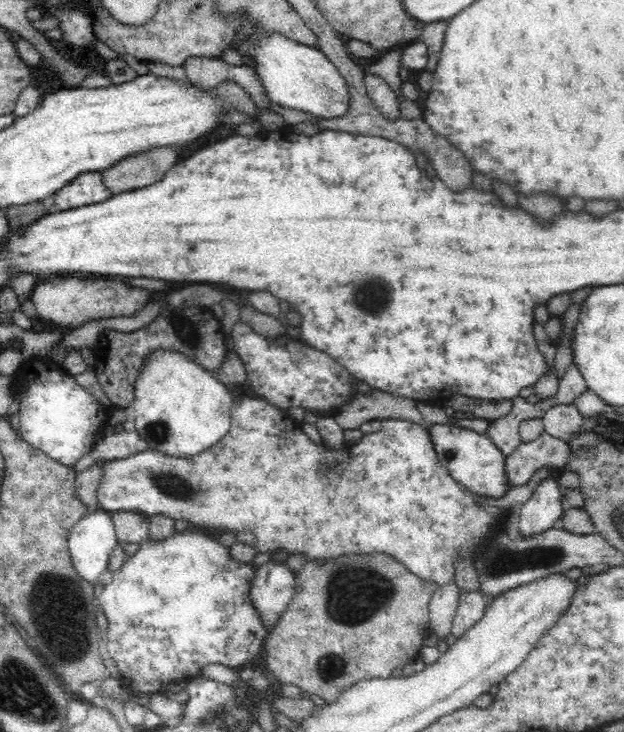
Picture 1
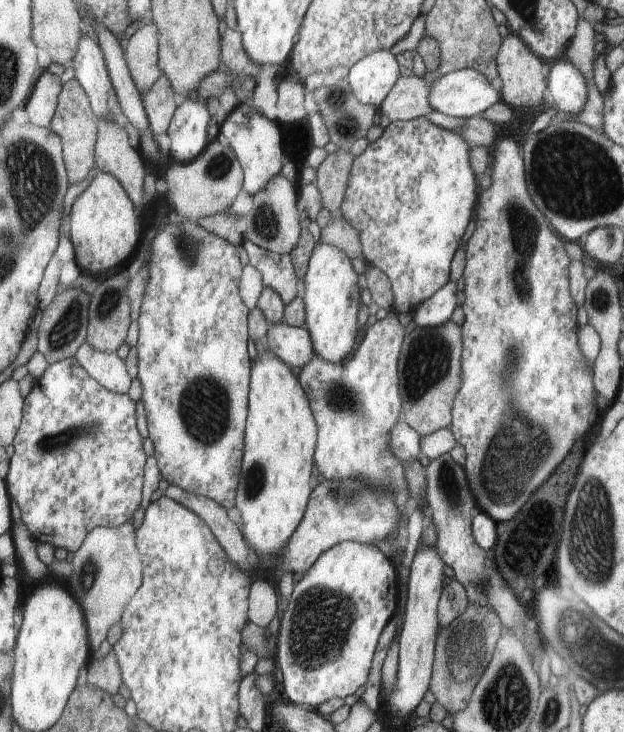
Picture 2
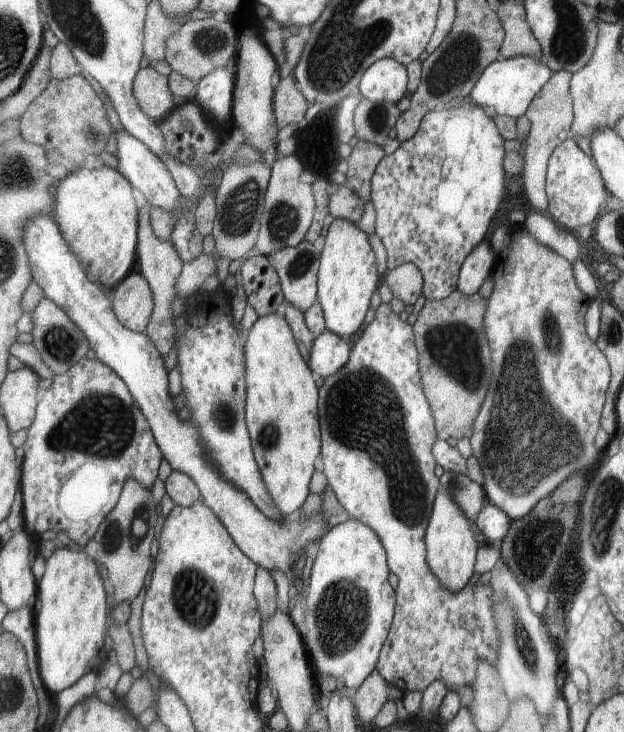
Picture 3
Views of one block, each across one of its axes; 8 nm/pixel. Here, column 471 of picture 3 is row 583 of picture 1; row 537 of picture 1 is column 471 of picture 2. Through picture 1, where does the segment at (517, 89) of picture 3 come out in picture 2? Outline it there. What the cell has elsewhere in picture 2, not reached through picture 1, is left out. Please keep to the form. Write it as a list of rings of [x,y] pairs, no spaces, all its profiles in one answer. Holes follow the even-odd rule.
[[[473,68],[443,74],[429,87],[429,106],[447,116],[469,118],[499,101],[500,92]]]

